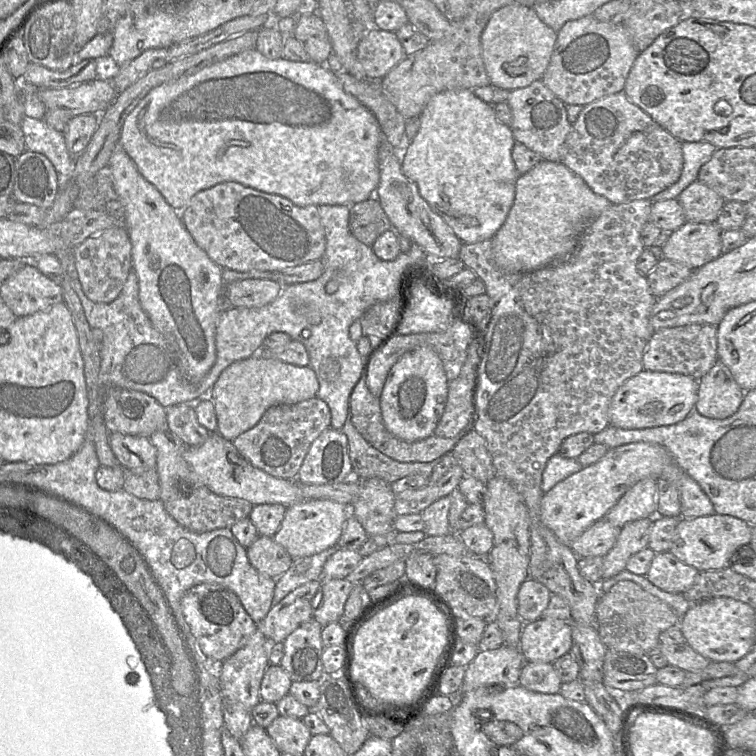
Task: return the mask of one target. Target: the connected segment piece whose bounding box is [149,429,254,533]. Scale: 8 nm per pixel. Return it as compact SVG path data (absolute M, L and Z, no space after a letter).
M169 429L157 431L149 438L156 448L160 500L166 511L180 525L192 532L203 533L220 528L231 528L239 520L249 517L253 504L242 498L215 494L198 479L184 459L187 446Z

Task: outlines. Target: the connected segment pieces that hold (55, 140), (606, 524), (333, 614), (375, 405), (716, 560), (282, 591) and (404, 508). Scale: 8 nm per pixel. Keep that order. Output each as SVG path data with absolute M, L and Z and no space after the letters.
M24 116L20 126L24 133L26 150L45 155L57 173L58 191L71 178L76 160L72 159L63 132L50 127L43 119Z
M606 518L592 524L570 548L579 558L601 556L604 557L615 545L621 528L611 524Z
M344 579L321 580L322 598L313 613L313 618L323 627L329 623L341 621L344 607L354 584Z
M365 365L362 375L358 383L353 388L349 398L352 424L371 446L386 456L398 462L431 462L436 459L440 459L447 453L451 453L458 441L467 433L461 432L457 436L451 438L432 435L414 442L404 441L395 437L385 427L381 414L380 398L371 394L366 384L366 377L367 367Z
M715 512L698 518L679 518L669 551L685 564L703 572L730 567L736 551L742 547L748 548L751 541L750 524L740 518Z
M335 545L312 556L294 559L290 568L276 579L273 605L279 603L296 588L310 581L321 579L325 562L338 549Z
M455 464L437 482L420 489L406 490L395 495L395 515L420 513L435 501L449 495L458 486L463 476L463 469Z

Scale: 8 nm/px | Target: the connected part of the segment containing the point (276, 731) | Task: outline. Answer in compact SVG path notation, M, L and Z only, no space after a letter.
M281 715L266 731L282 753L293 755L303 755L312 736L302 719Z

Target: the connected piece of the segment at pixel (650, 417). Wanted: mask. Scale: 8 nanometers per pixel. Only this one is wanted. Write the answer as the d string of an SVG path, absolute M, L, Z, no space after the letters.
M643 369L628 379L614 394L609 411L610 426L623 429L643 429L676 424L695 409L699 380L690 376Z

